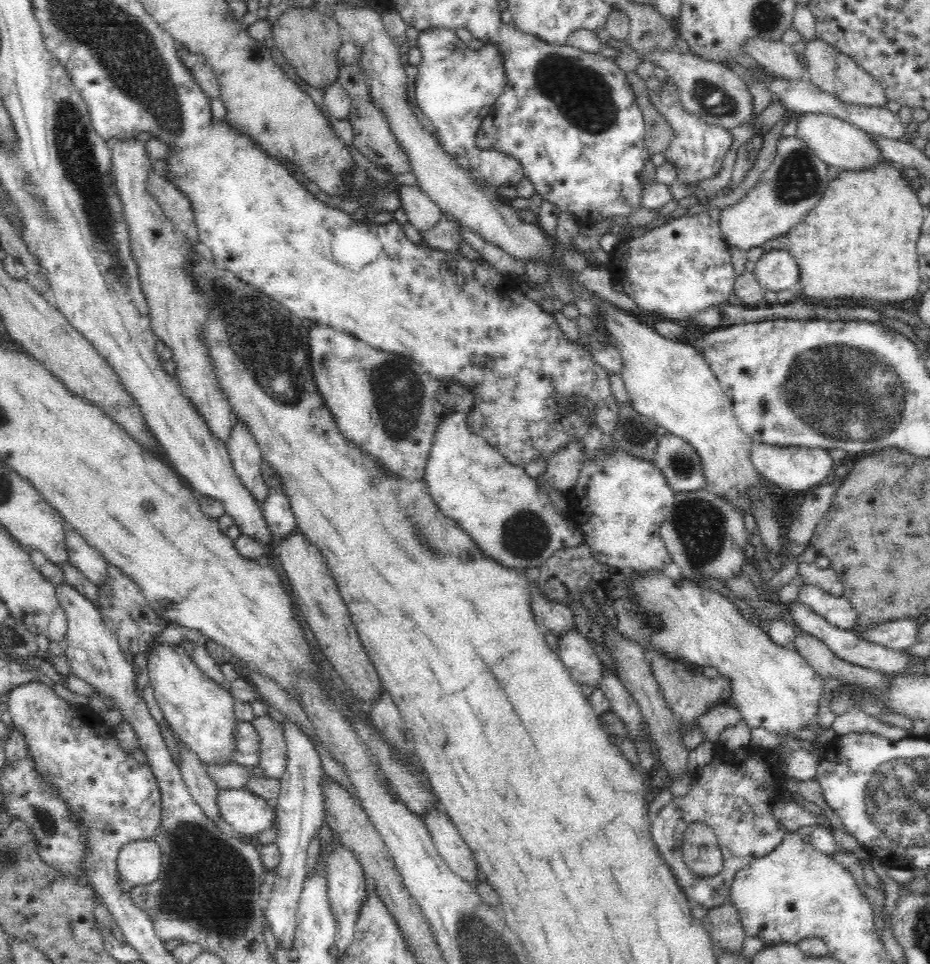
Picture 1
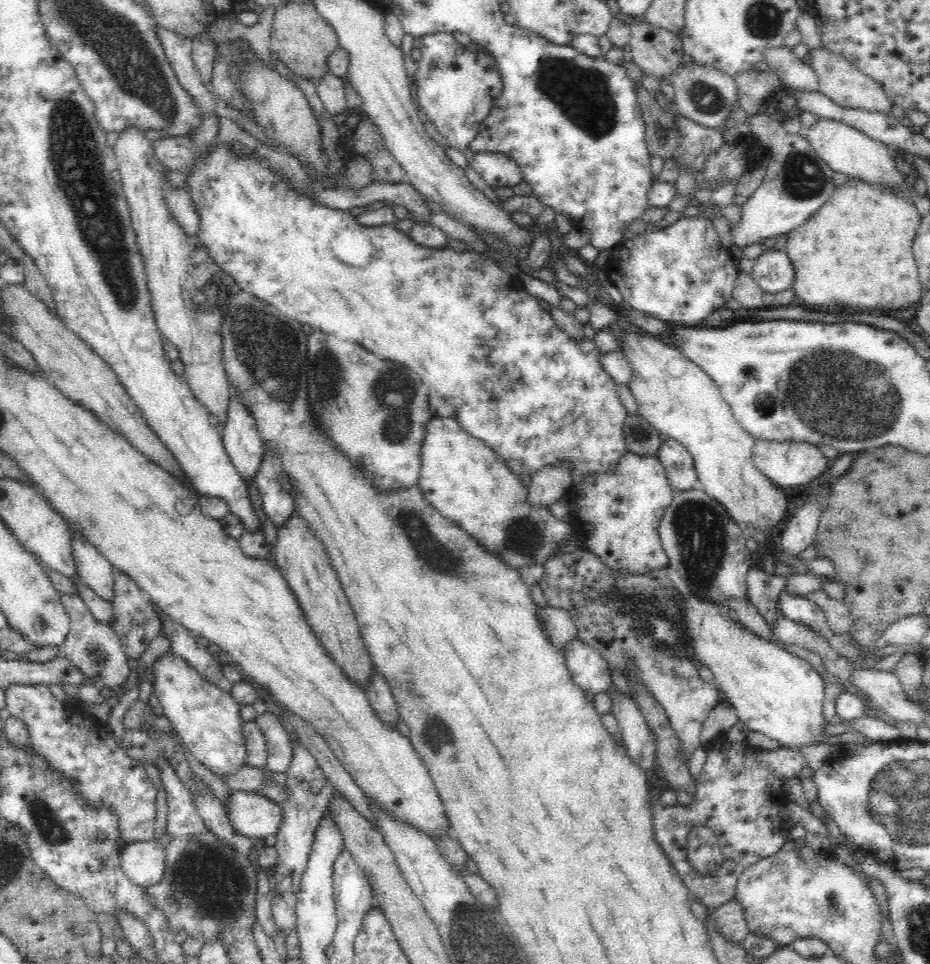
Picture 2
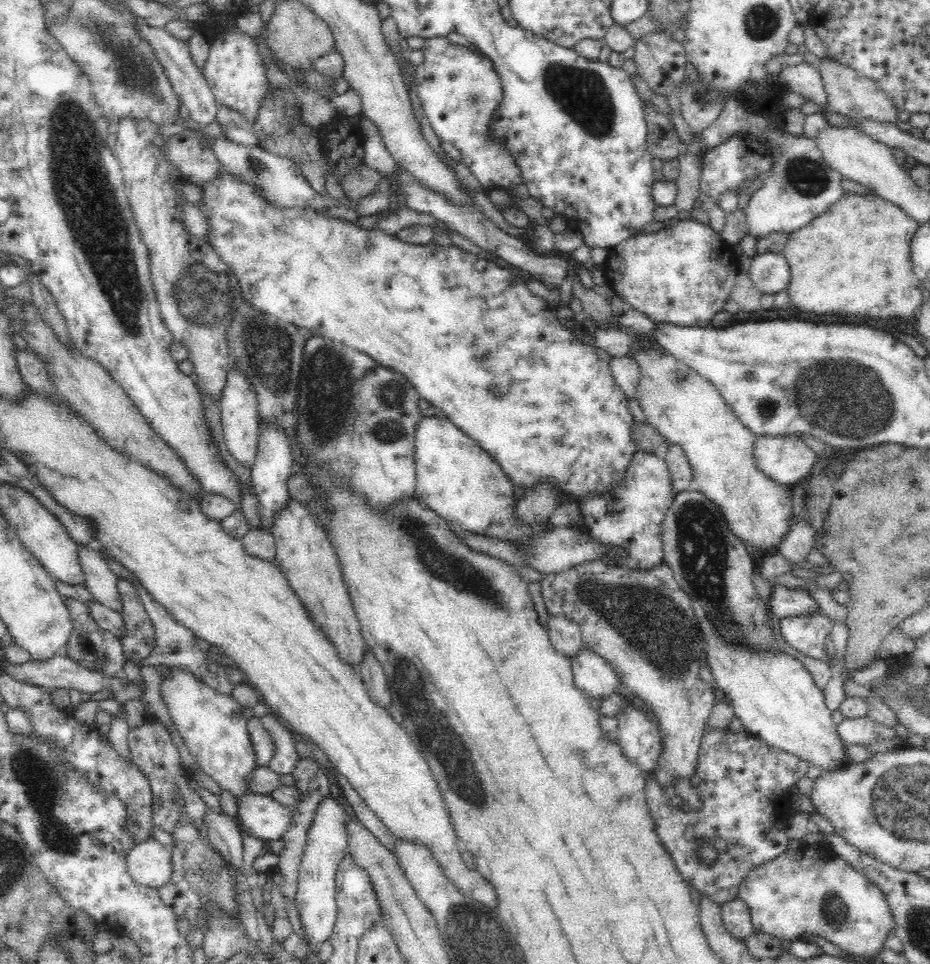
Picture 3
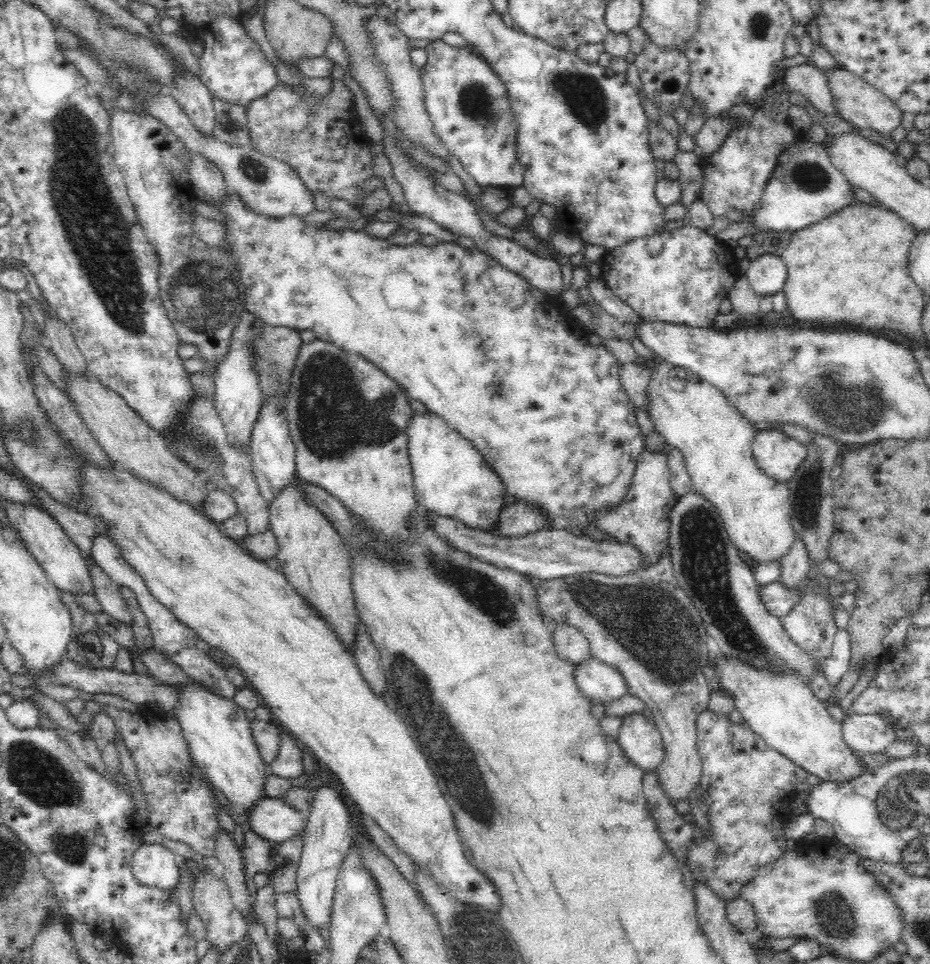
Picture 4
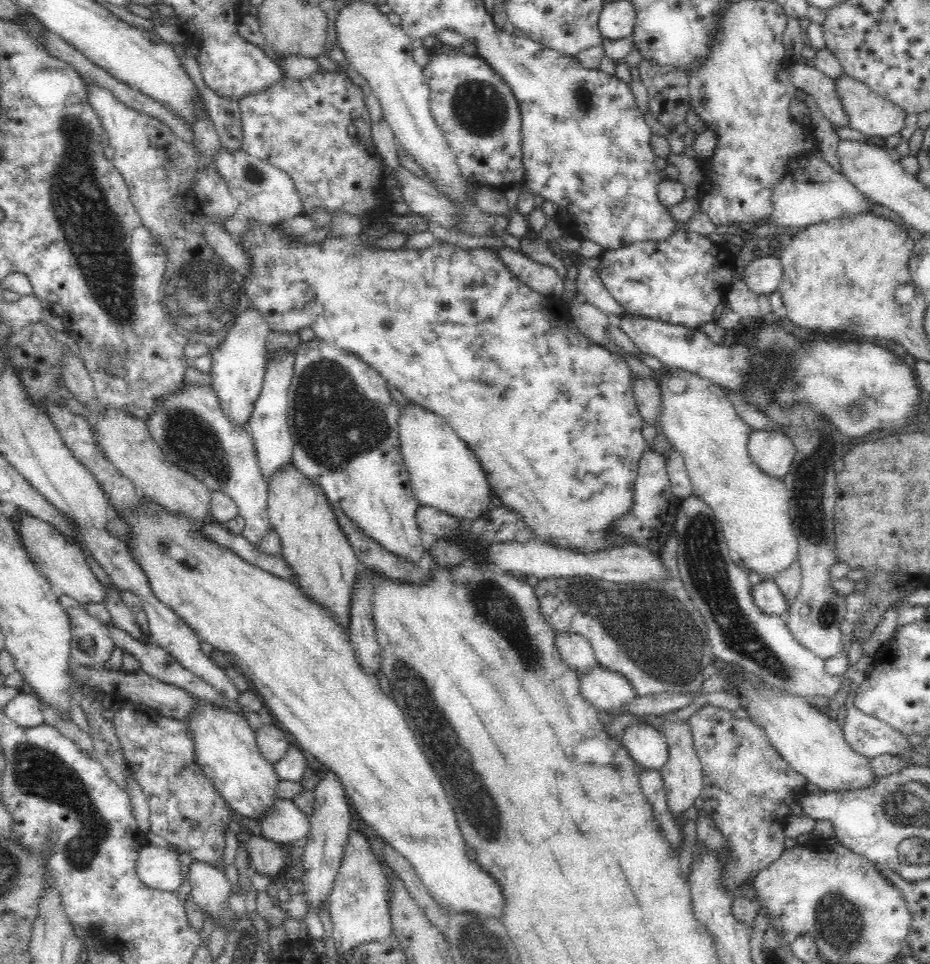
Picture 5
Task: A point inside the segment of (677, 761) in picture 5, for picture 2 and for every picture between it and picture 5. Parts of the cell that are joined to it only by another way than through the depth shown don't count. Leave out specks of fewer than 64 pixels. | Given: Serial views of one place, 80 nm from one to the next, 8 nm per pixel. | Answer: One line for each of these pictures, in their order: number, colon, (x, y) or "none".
2: (635, 621)
3: (641, 622)
4: (644, 625)

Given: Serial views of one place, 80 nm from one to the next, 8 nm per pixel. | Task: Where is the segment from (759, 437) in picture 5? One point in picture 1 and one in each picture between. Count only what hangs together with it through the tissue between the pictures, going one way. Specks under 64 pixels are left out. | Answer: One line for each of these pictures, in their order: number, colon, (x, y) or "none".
1: (800, 468)
2: (788, 464)
3: (785, 459)
4: (778, 455)

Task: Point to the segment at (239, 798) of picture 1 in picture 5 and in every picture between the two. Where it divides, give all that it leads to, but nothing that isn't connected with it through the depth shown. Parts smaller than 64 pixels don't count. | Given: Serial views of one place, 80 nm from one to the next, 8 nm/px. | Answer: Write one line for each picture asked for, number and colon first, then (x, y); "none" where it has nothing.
2: (252, 814)
3: (260, 815)
4: (273, 819)
5: (287, 823)

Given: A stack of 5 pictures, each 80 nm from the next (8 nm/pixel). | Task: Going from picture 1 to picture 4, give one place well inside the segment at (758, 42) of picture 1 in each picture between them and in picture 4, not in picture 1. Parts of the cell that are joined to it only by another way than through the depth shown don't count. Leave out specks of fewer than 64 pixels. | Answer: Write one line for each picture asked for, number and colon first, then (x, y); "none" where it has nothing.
2: (794, 73)
3: (805, 79)
4: (809, 80)

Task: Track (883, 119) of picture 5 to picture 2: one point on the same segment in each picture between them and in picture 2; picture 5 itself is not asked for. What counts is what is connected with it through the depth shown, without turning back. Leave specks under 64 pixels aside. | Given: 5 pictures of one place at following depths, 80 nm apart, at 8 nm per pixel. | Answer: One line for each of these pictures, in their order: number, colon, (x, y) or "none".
2: (840, 80)
3: (858, 98)
4: (862, 106)

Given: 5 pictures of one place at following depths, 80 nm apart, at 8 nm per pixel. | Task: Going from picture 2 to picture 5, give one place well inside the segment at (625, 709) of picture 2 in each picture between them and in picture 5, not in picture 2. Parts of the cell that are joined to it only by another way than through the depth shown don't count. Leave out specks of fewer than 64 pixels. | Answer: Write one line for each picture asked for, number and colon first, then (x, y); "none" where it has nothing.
3: (639, 738)
4: (640, 740)
5: (648, 747)

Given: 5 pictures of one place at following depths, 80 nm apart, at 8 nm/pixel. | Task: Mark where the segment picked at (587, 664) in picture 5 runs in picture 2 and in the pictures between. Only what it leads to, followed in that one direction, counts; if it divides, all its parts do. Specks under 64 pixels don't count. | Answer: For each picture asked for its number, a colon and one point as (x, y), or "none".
2: (560, 629)
3: (566, 638)
4: (571, 646)

